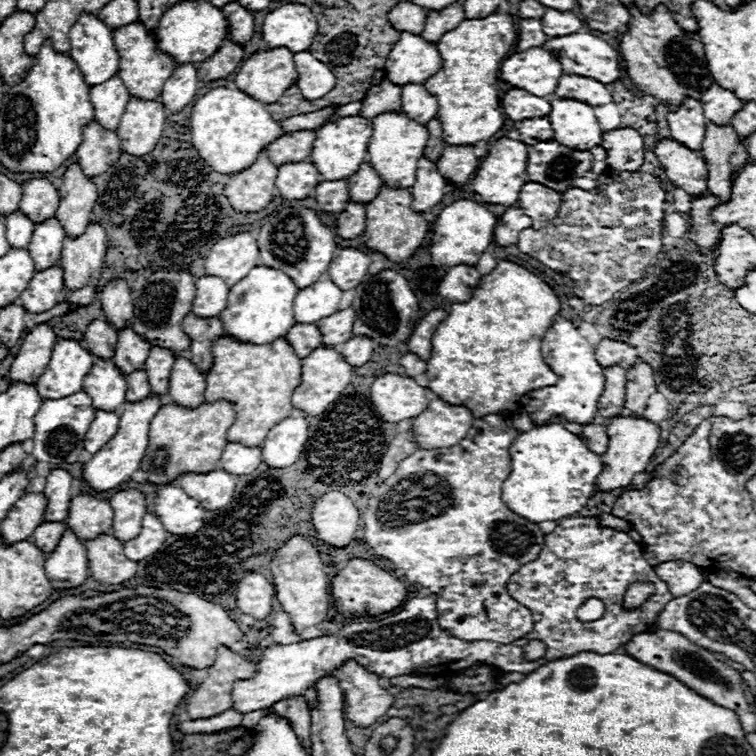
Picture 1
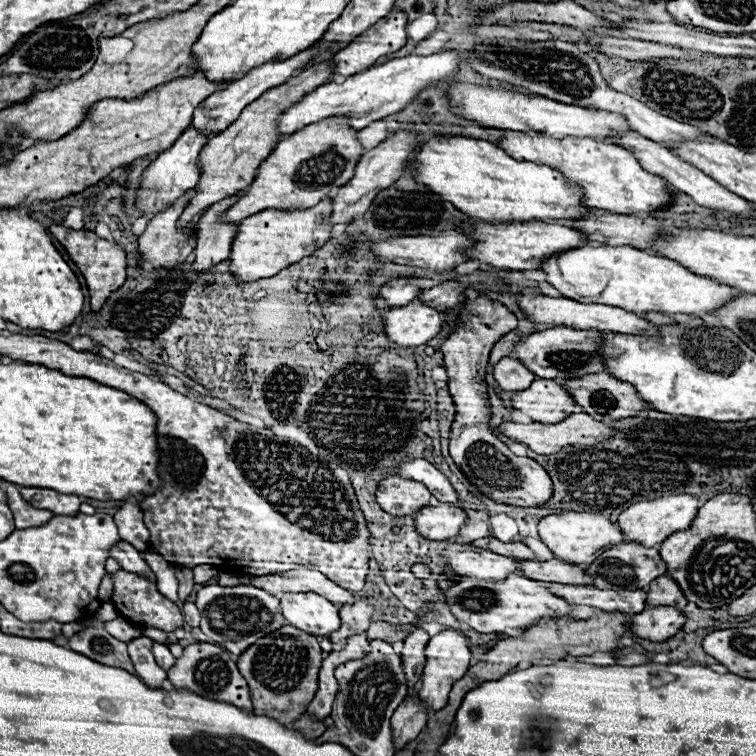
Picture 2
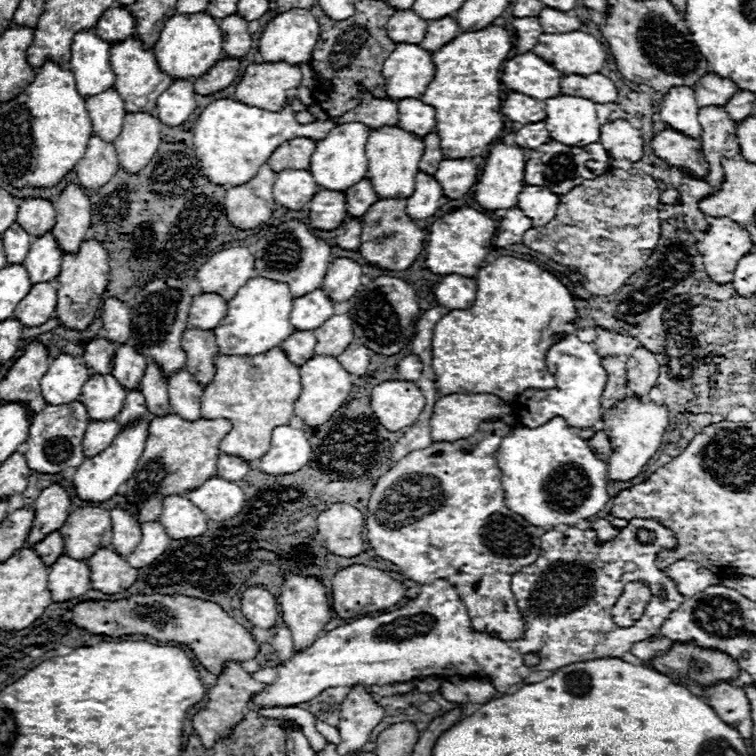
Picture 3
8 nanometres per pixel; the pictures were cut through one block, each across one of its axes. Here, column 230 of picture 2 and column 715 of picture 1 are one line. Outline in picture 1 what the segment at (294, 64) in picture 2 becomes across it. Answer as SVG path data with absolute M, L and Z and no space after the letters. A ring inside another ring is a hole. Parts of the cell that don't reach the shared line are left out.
M712 84L700 98L704 116L714 124L730 124L732 116L744 106L740 98L736 98L734 92L720 88L718 84Z

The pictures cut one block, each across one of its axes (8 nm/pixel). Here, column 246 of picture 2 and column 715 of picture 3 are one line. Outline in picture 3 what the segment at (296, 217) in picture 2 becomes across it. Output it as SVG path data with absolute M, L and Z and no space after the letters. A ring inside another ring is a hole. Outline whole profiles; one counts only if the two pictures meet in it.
M708 218L708 230L696 242L708 276L718 284L732 282L734 268L744 252L754 248L750 234L728 218Z

